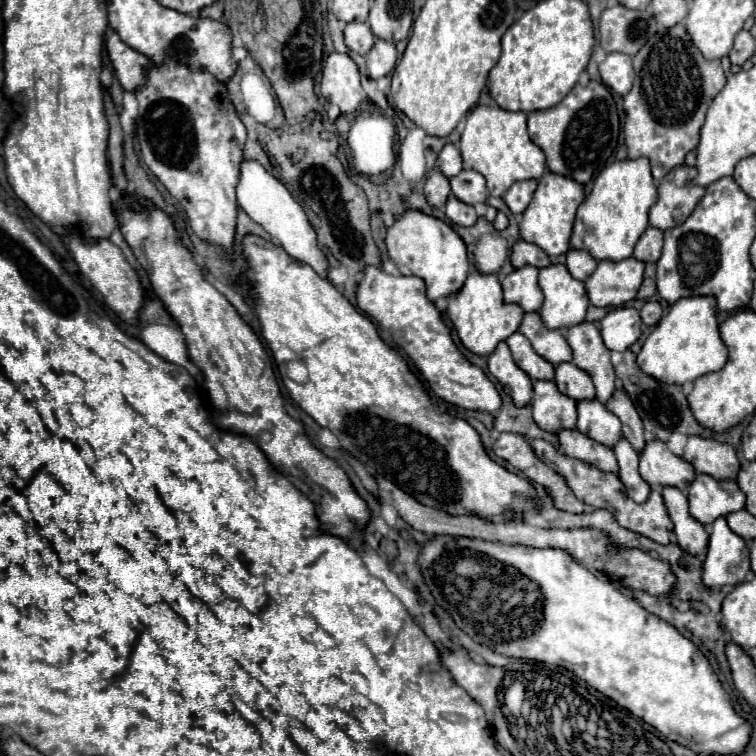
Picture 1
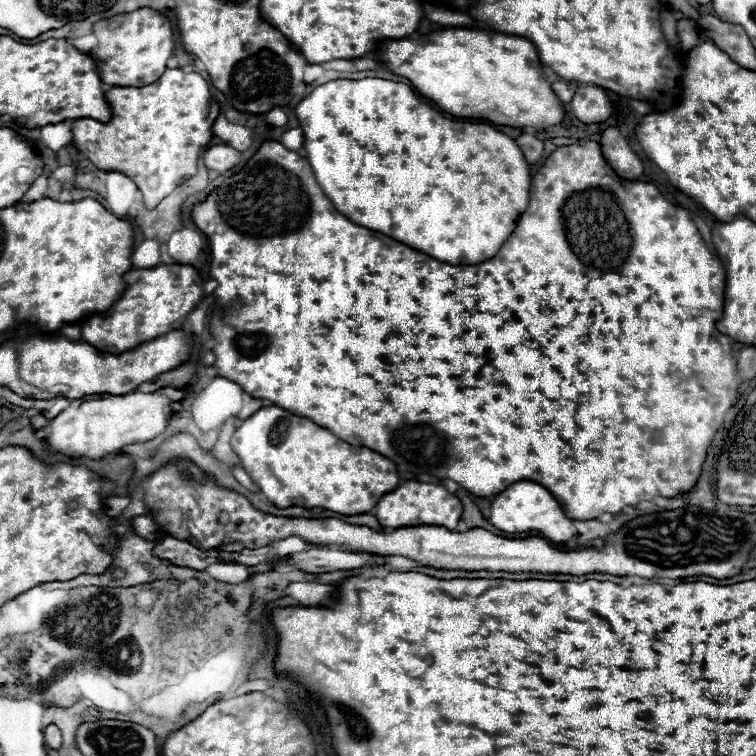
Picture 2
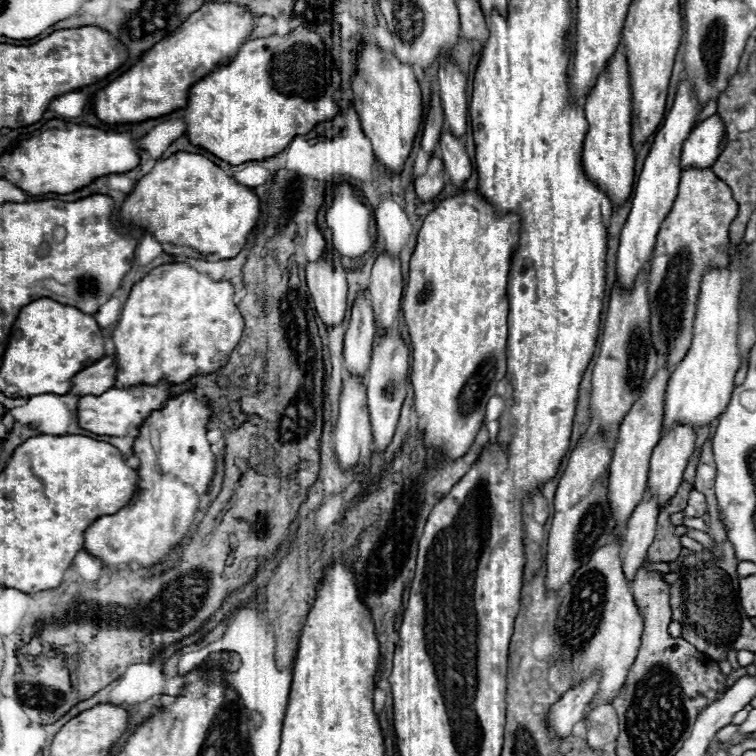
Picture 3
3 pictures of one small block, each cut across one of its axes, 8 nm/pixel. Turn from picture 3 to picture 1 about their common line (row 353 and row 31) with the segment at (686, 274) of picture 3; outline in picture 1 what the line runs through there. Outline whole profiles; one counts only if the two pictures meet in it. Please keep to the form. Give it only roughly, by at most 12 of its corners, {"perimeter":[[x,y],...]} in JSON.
{"perimeter":[[684,24],[634,56],[628,158],[654,180],[698,146],[726,86]]}

